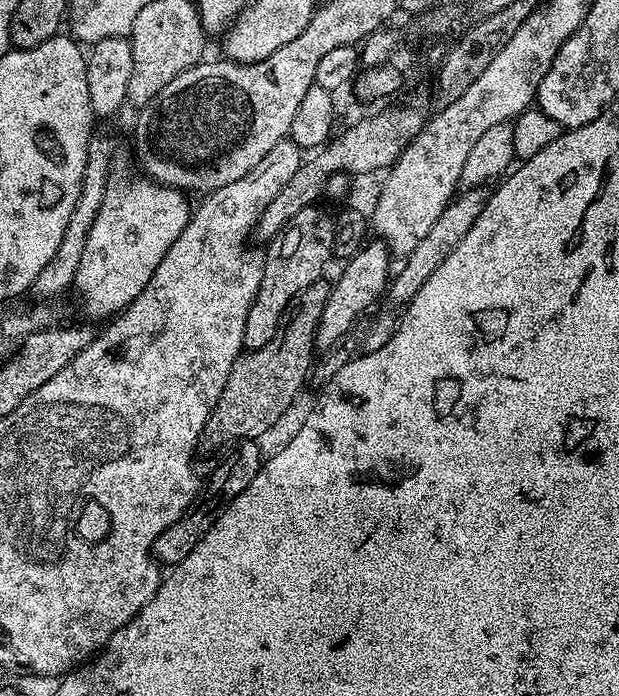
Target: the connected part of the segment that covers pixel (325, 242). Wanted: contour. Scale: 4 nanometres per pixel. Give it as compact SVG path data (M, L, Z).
M313 206L298 210L298 214L294 214L294 218L286 222L283 230L273 240L267 241L268 252L263 253L262 286L258 286L258 294L246 314L246 330L242 330L247 351L253 352L266 346L266 342L270 342L270 338L274 338L274 334L280 331L292 299L302 290L306 290L306 286L325 275L324 267L328 260L333 259L335 229L333 217L327 216L320 206Z

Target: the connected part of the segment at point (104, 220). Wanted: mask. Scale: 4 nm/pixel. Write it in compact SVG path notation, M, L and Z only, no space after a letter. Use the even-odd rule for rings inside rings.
M113 175L108 182L106 198L98 210L98 216L94 218L94 224L90 226L90 232L86 234L86 247L82 250L82 262L78 262L78 274L74 291L80 299L80 308L85 312L87 319L107 321L124 311L138 294L150 282L150 278L158 270L158 262L166 254L170 246L186 230L188 219L192 216L193 209L188 208L189 197L178 188L170 188L166 184L157 184L151 178L139 178L131 180L130 177Z

